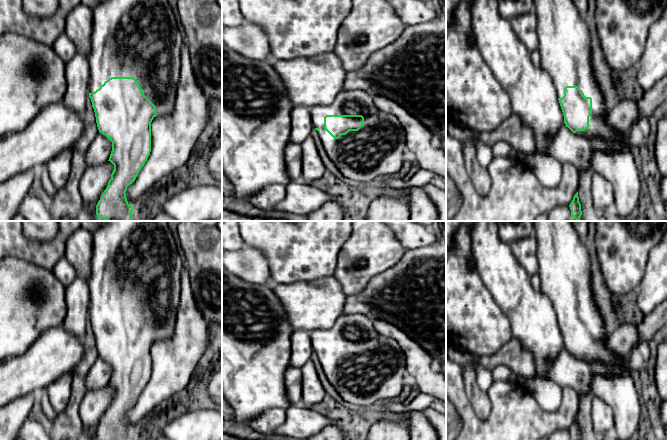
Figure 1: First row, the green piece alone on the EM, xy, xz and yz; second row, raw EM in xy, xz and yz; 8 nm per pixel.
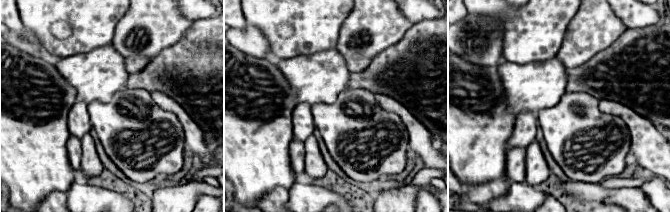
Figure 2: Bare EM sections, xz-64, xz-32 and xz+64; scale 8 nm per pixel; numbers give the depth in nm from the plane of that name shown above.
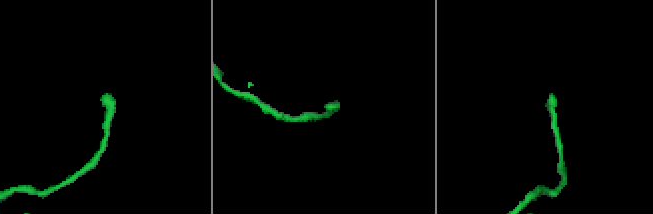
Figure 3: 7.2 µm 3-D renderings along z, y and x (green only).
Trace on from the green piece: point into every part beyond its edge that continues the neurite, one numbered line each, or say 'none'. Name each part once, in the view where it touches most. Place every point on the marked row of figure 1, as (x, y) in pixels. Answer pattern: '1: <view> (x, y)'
1: xz (376, 149)

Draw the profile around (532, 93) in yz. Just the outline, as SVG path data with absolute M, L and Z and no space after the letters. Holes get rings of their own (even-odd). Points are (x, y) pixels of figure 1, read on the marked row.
M467 0L471 5L471 27L482 58L510 97L512 111L532 129L536 151L548 155L550 143L565 125L564 115L550 75L532 63L530 52L516 35L510 19L500 15L498 0Z

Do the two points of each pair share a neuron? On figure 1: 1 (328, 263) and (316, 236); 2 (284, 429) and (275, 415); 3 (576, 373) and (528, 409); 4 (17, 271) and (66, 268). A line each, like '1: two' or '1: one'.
1: one
2: two
3: two
4: two

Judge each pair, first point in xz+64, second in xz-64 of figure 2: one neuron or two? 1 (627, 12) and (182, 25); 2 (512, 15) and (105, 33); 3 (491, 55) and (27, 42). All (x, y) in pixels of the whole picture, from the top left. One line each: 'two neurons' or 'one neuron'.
1: two neurons
2: one neuron
3: one neuron

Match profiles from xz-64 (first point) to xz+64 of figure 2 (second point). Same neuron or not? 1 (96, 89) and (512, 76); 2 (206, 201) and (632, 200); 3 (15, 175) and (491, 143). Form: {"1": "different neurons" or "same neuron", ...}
{"1": "same neuron", "2": "same neuron", "3": "same neuron"}

